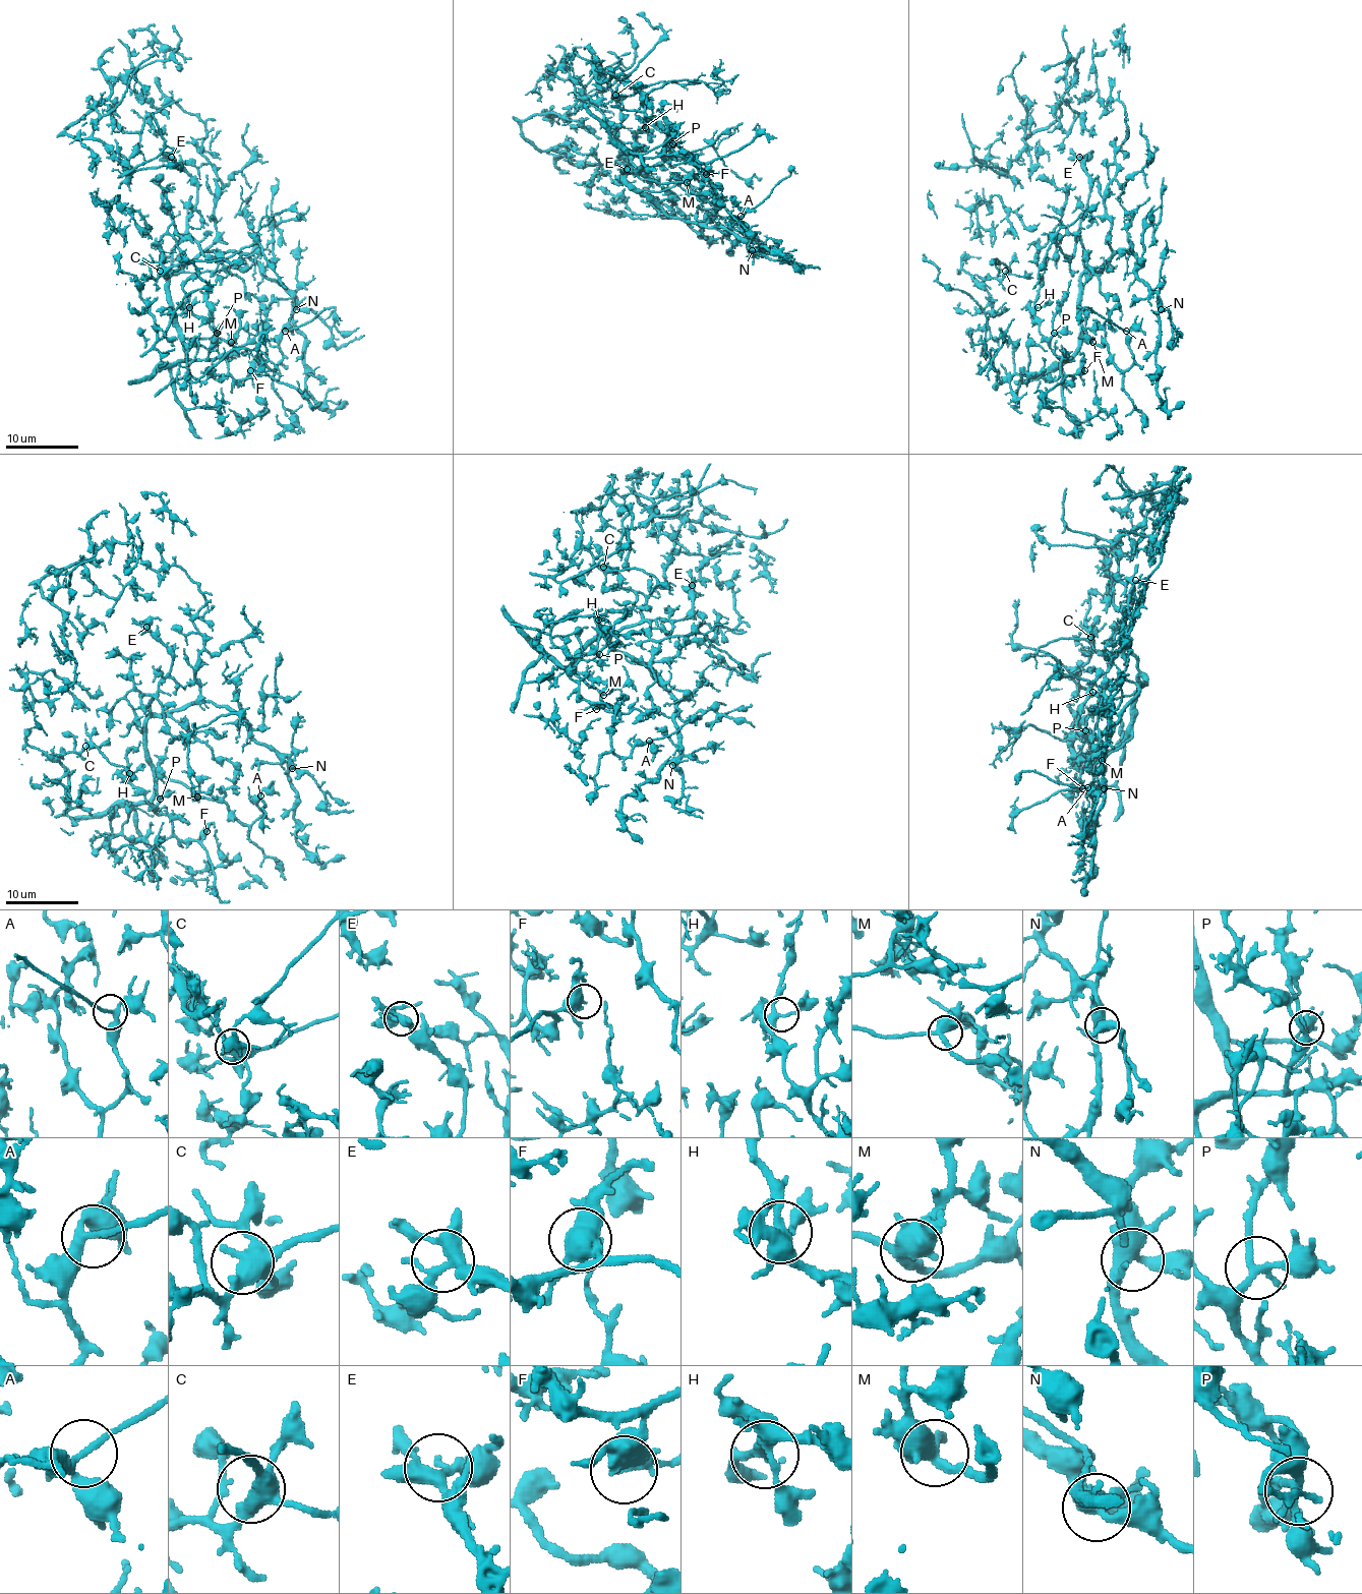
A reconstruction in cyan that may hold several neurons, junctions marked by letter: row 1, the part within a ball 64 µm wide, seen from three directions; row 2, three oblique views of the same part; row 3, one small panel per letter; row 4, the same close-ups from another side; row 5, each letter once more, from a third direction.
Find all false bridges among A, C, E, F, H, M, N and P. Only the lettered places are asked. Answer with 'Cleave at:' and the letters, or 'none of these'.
Cleave at: none of these

